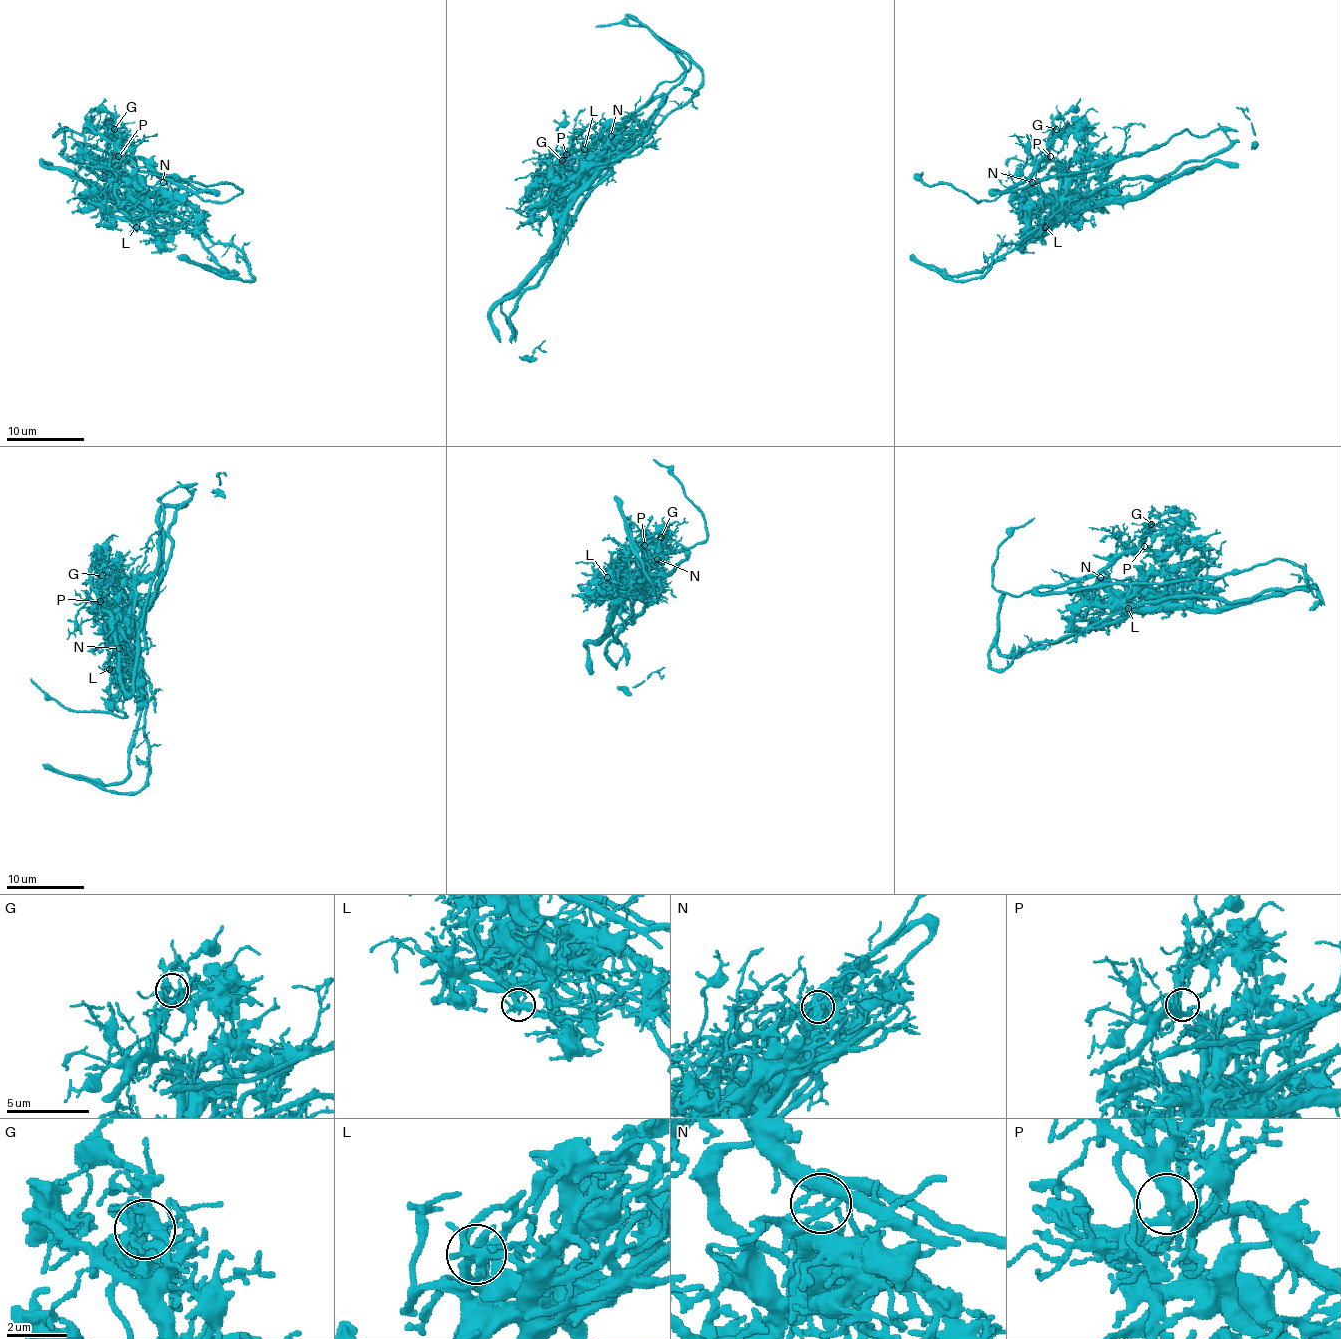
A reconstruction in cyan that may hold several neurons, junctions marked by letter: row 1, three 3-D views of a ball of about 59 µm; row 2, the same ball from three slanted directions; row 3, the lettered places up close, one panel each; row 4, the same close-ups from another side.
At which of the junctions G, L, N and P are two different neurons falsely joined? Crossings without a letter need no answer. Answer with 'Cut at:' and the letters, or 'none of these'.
Cut at: L, N

